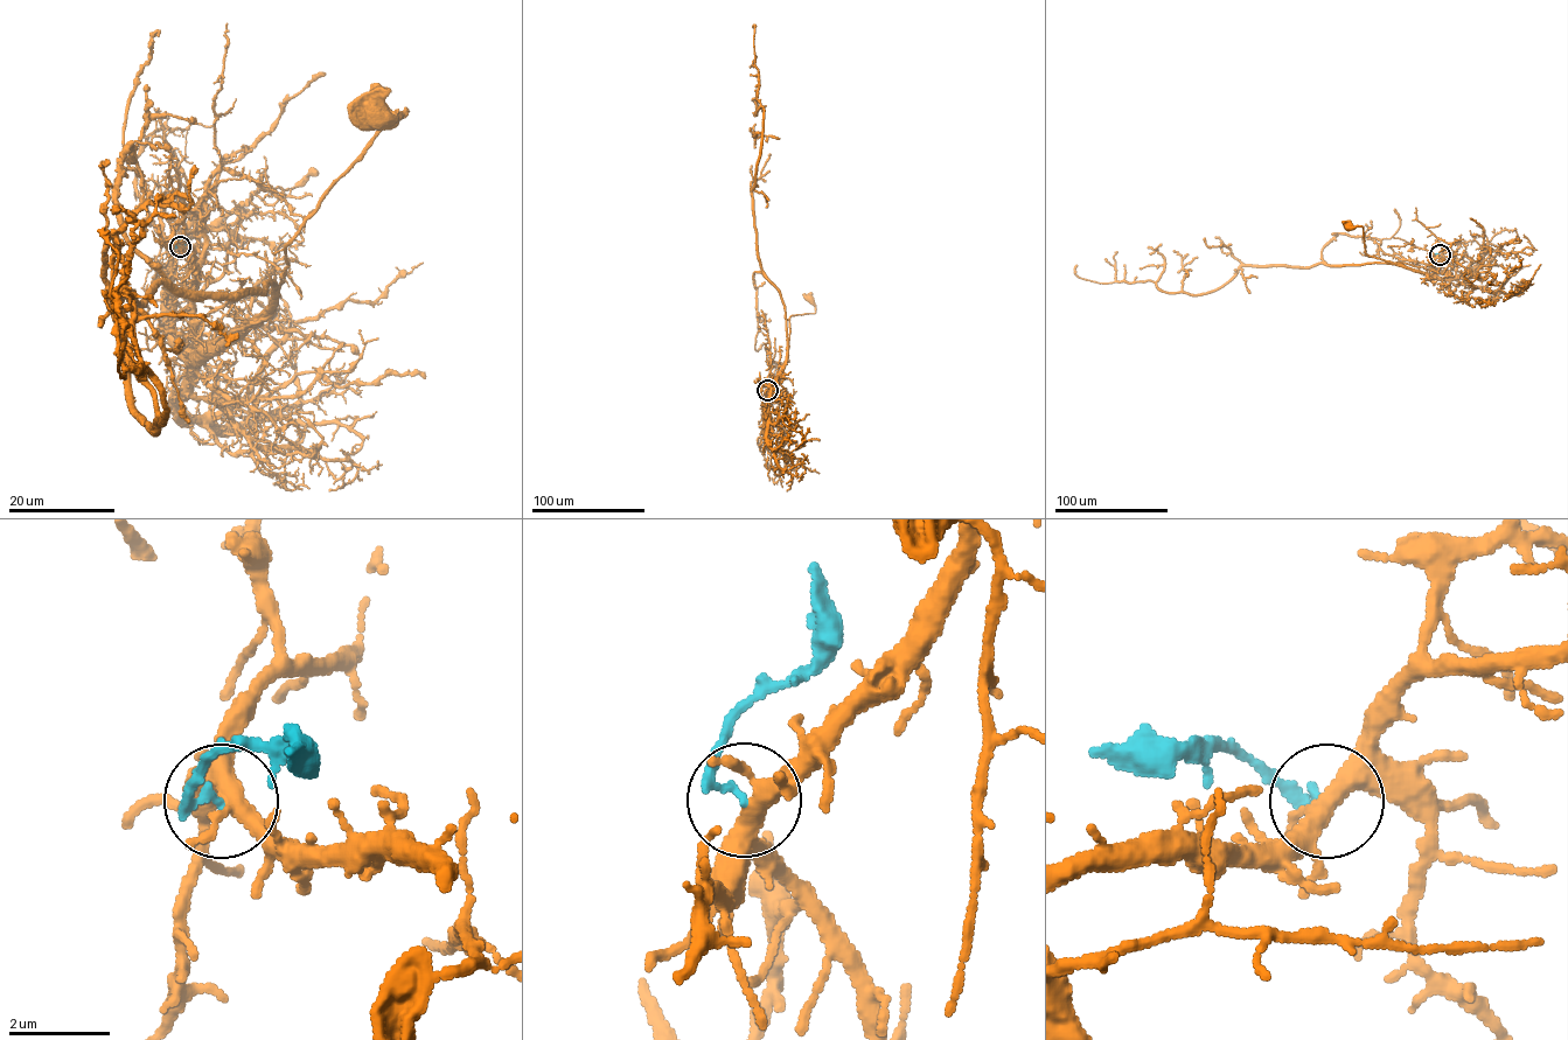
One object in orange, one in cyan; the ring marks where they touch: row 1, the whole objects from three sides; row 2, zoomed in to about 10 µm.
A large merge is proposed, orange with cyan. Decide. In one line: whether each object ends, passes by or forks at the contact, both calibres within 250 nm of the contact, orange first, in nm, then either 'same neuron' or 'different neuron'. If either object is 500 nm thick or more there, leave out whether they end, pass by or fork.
orange forks there; cyan ends there; 340 nm thick on the orange side, 190 nm on the other; different neuron

